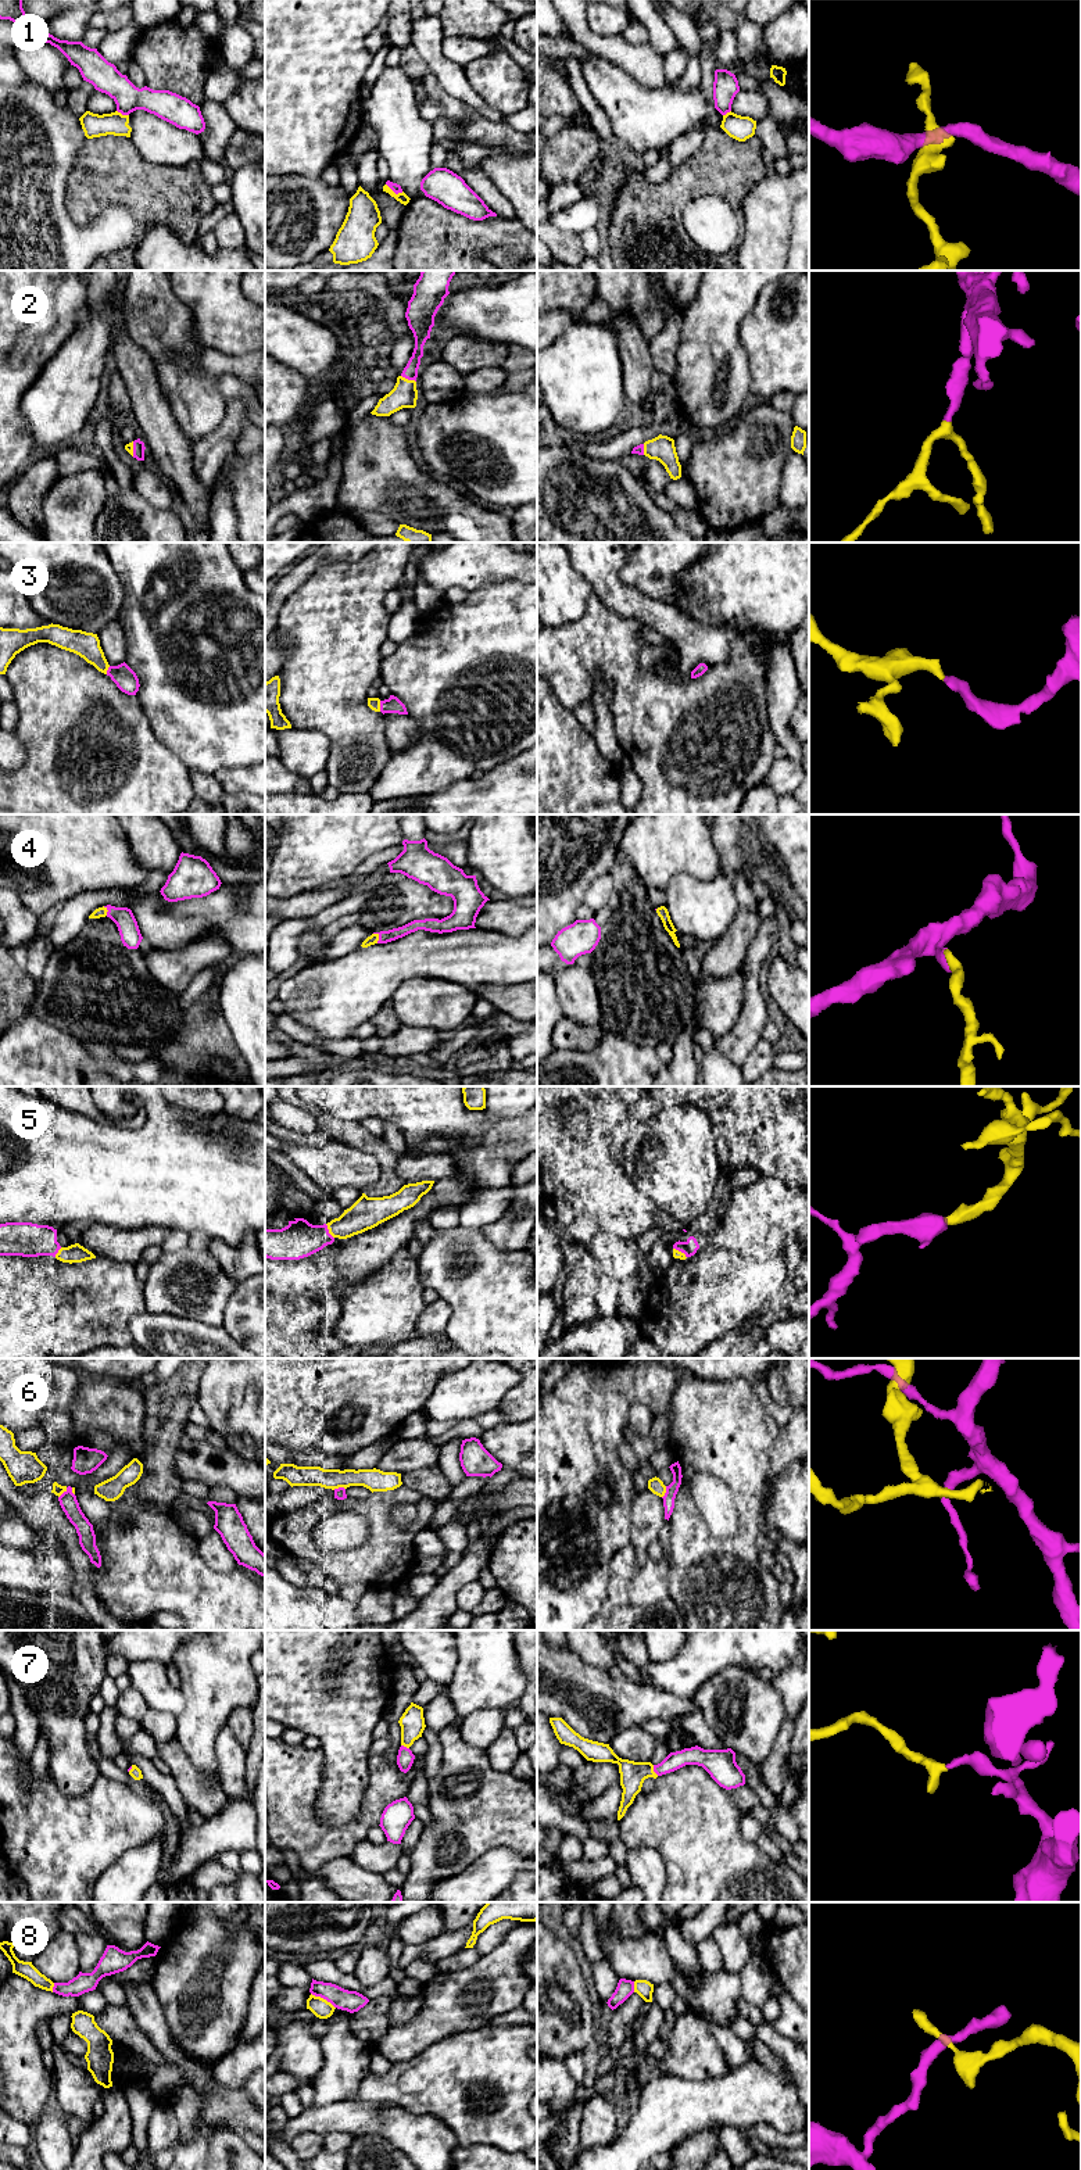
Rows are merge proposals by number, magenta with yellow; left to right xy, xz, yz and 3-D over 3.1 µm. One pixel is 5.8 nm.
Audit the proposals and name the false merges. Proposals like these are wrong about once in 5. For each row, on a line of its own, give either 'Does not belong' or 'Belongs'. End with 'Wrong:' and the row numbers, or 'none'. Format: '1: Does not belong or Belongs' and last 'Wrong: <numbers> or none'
1: Does not belong
2: Belongs
3: Belongs
4: Belongs
5: Belongs
6: Does not belong
7: Belongs
8: Does not belong
Wrong: 1, 6, 8

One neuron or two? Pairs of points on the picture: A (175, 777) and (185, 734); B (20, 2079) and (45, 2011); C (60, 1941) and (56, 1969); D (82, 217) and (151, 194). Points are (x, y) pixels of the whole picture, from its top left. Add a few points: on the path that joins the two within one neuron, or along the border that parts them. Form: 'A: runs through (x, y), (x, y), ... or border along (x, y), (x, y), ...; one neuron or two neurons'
A: border along (156, 737), (189, 770); two neurons
B: runs through (20, 2062), (20, 2034), (28, 2026); one neuron
C: runs through (60, 1948), (58, 1962); one neuron
D: runs through (99, 200), (104, 194), (135, 194); one neuron

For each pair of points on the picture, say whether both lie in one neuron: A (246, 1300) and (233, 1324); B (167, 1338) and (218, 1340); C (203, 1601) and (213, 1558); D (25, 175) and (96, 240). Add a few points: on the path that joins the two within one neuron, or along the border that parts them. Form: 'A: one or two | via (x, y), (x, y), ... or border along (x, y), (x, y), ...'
A: one | via (246, 1306), (246, 1311), (239, 1318)
B: one | via (179, 1340), (206, 1340)
C: two | border along (196, 1540), (208, 1567), (219, 1572), (237, 1569)
D: one | via (33, 196), (75, 237)

